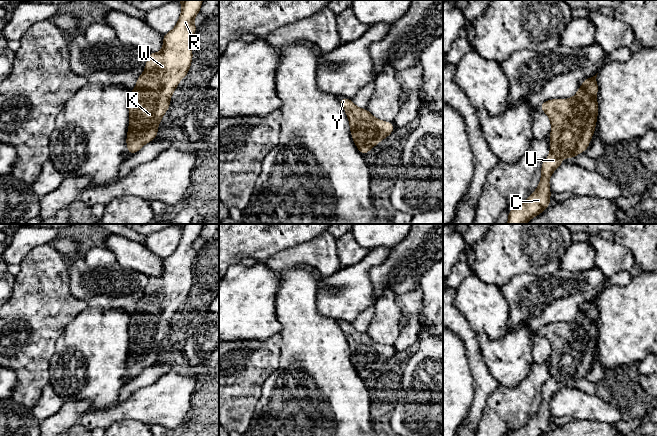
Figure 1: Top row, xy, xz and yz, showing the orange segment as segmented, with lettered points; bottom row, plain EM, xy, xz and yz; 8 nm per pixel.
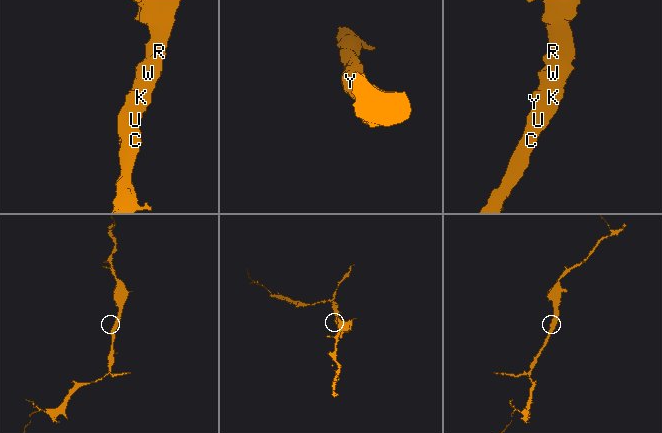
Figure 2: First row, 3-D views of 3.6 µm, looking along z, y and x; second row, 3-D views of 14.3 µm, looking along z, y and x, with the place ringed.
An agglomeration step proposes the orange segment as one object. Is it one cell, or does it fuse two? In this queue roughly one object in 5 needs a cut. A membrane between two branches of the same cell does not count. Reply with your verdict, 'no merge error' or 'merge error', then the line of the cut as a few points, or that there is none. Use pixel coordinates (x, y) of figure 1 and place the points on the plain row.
no merge error | no cut

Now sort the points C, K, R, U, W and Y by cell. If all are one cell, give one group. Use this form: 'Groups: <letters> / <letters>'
Groups: C K R U W Y

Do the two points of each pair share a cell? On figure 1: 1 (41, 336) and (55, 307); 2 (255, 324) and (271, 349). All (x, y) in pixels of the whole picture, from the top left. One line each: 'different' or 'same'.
1: same
2: different

